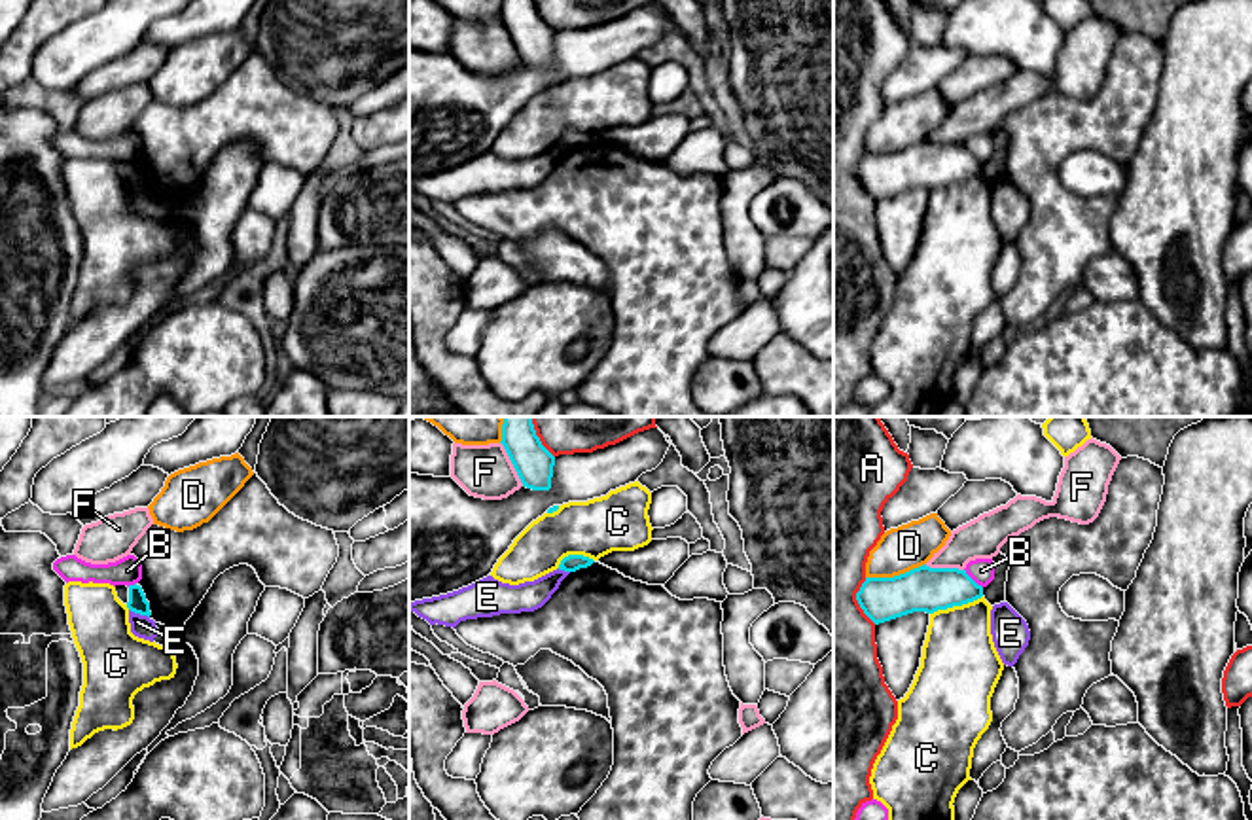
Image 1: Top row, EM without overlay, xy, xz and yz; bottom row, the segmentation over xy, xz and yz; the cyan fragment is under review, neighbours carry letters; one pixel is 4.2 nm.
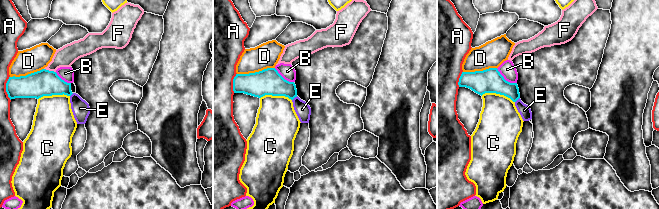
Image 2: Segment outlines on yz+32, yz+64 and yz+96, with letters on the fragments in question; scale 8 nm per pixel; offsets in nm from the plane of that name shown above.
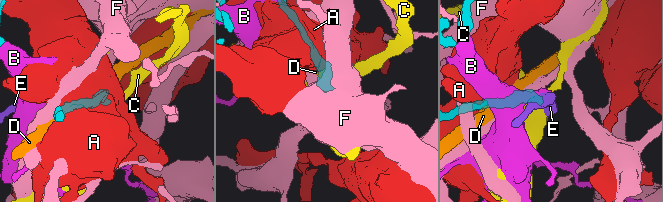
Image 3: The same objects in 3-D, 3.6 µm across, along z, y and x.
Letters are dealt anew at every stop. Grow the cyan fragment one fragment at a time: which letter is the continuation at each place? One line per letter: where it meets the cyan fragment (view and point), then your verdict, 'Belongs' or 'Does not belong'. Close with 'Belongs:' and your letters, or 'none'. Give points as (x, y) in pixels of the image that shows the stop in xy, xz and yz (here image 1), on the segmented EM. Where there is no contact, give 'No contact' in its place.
A: Touches cyan at yz (857, 599). Does not belong
B: Touches cyan at yz (970, 578). Does not belong
C: Touches cyan at yz (955, 605). Does not belong
D: Touches cyan at yz (894, 576). Does not belong
E: Touches cyan at xy (139, 612). Does not belong
F: Touches cyan at xz (512, 463). Does not belong
Belongs: none

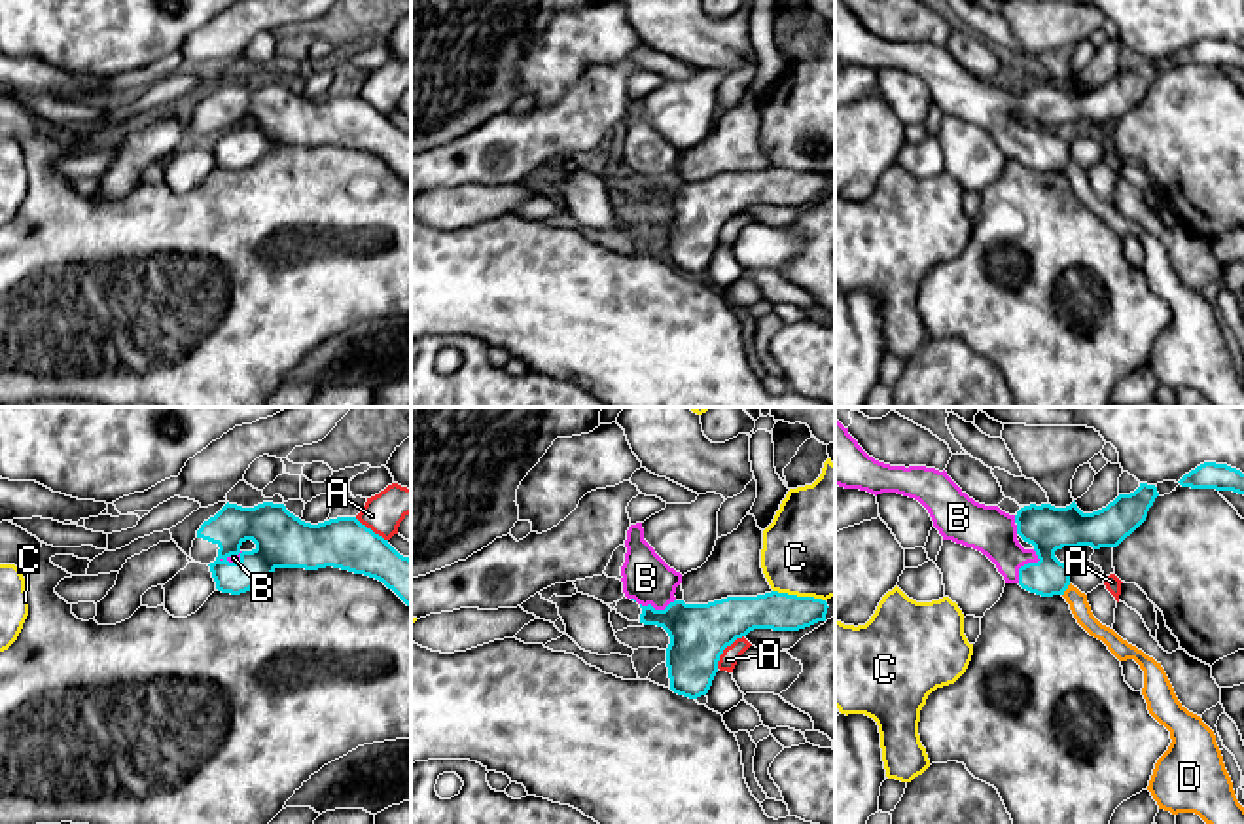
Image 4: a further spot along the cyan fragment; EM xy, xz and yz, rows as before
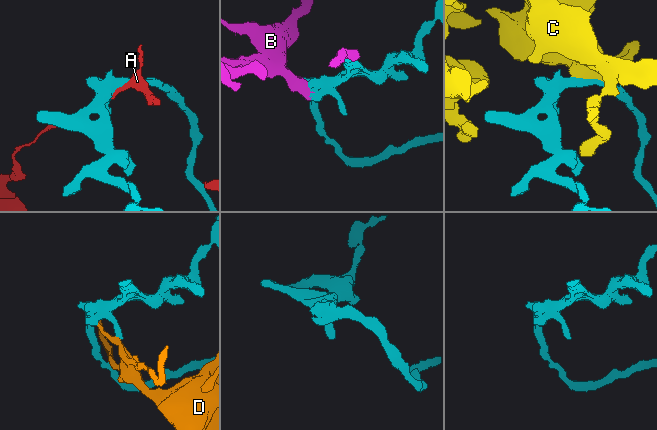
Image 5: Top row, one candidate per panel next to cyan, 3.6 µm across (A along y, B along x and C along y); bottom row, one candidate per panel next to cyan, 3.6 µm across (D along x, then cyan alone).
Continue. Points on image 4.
A: Touches cyan at xz (724, 648). Does not belong
B: Touches cyan at yz (1029, 563). Belongs
C: Touches cyan at xz (799, 597). Does not belong
D: Touches cyan at yz (1066, 588). Does not belong
Belongs: B

